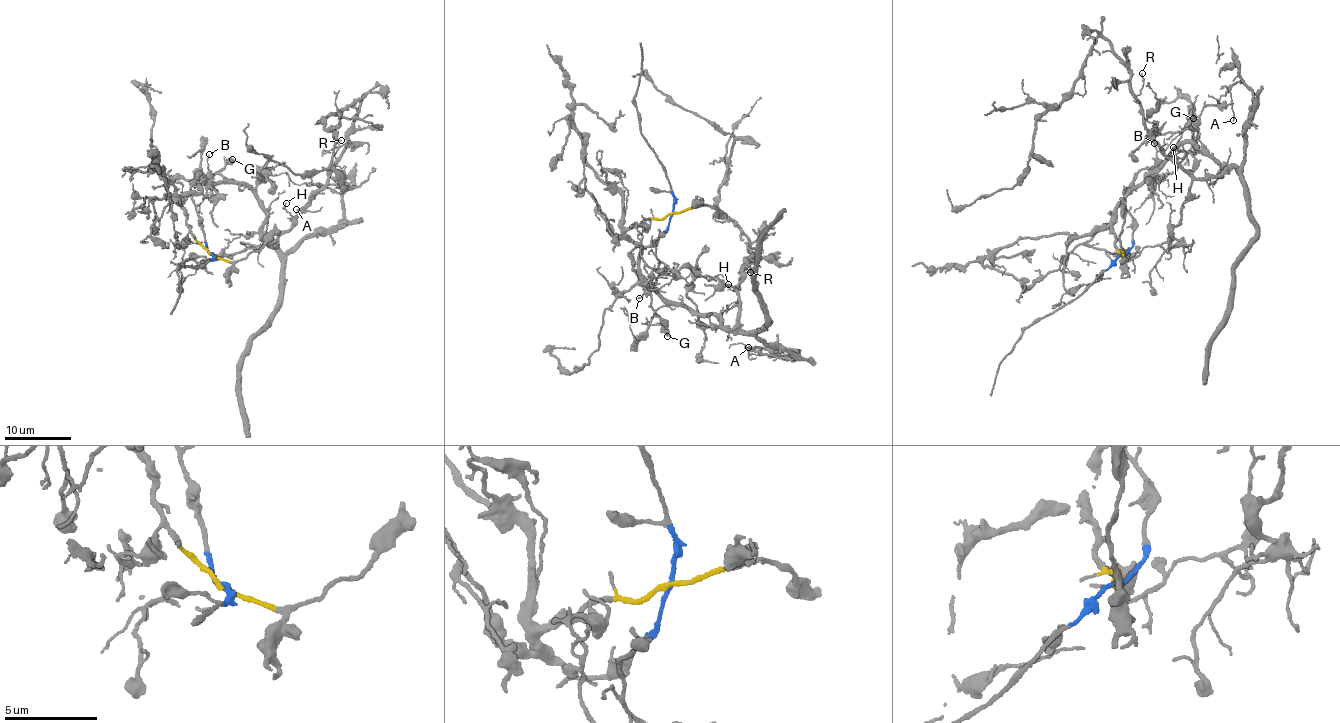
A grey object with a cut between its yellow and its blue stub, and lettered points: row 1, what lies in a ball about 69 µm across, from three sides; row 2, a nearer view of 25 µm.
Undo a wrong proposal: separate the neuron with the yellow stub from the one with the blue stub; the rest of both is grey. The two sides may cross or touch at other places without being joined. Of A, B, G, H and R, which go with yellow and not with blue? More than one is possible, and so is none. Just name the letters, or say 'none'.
A, H, R

